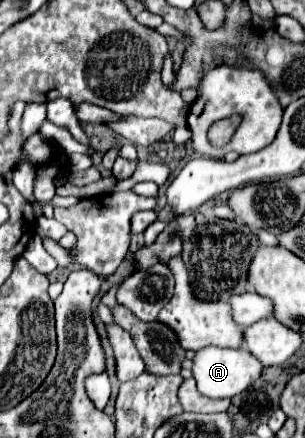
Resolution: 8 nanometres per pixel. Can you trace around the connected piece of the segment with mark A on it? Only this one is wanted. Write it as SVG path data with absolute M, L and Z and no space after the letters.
M208 346L204 350L198 350L194 356L194 366L192 366L192 374L198 382L198 390L204 396L210 398L232 398L244 390L248 390L248 386L252 386L252 382L256 382L256 378L260 378L262 374L262 364L256 356L248 354L246 348L218 348L218 346Z

